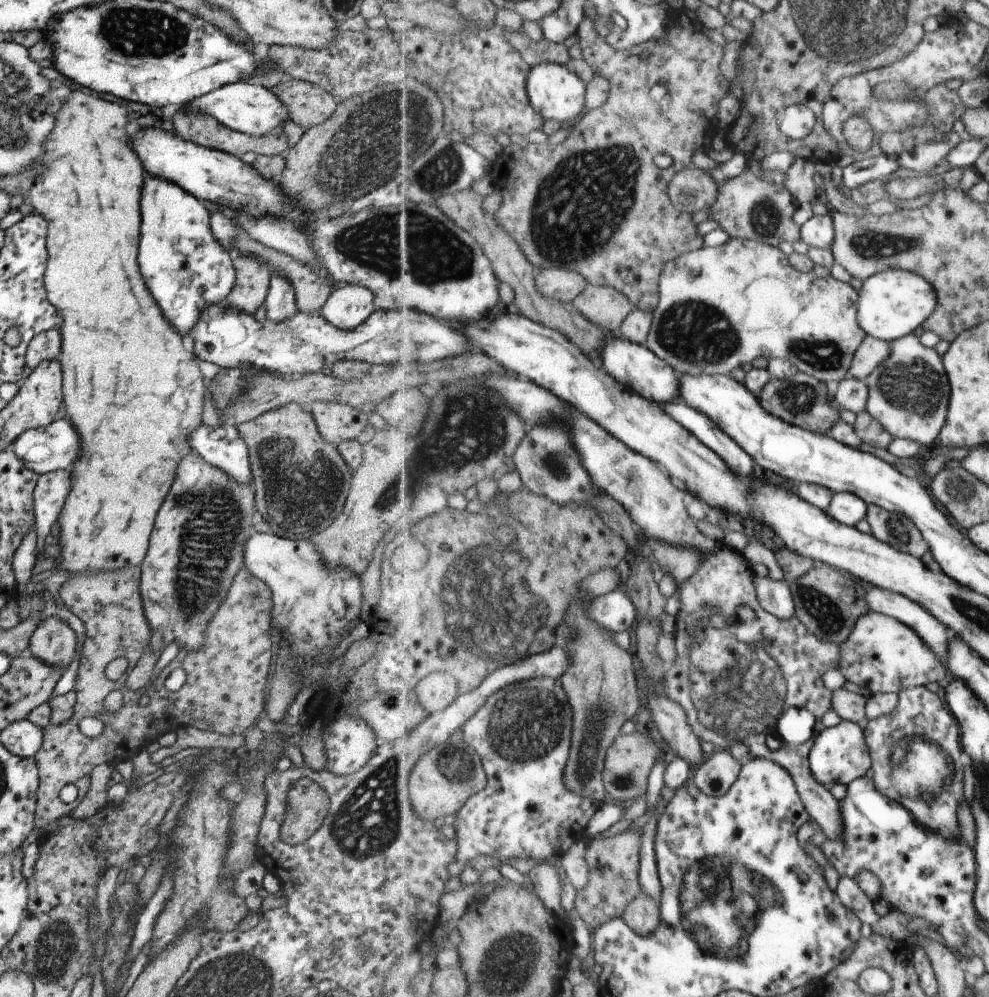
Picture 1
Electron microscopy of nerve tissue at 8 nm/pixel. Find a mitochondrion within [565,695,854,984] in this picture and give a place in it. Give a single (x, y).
(705, 890)

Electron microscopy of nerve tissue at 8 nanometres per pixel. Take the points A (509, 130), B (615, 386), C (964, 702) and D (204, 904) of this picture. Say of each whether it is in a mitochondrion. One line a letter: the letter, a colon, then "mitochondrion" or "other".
A: other
B: other
C: other
D: other

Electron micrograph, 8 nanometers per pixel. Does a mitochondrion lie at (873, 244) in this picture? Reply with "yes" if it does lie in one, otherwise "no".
yes

